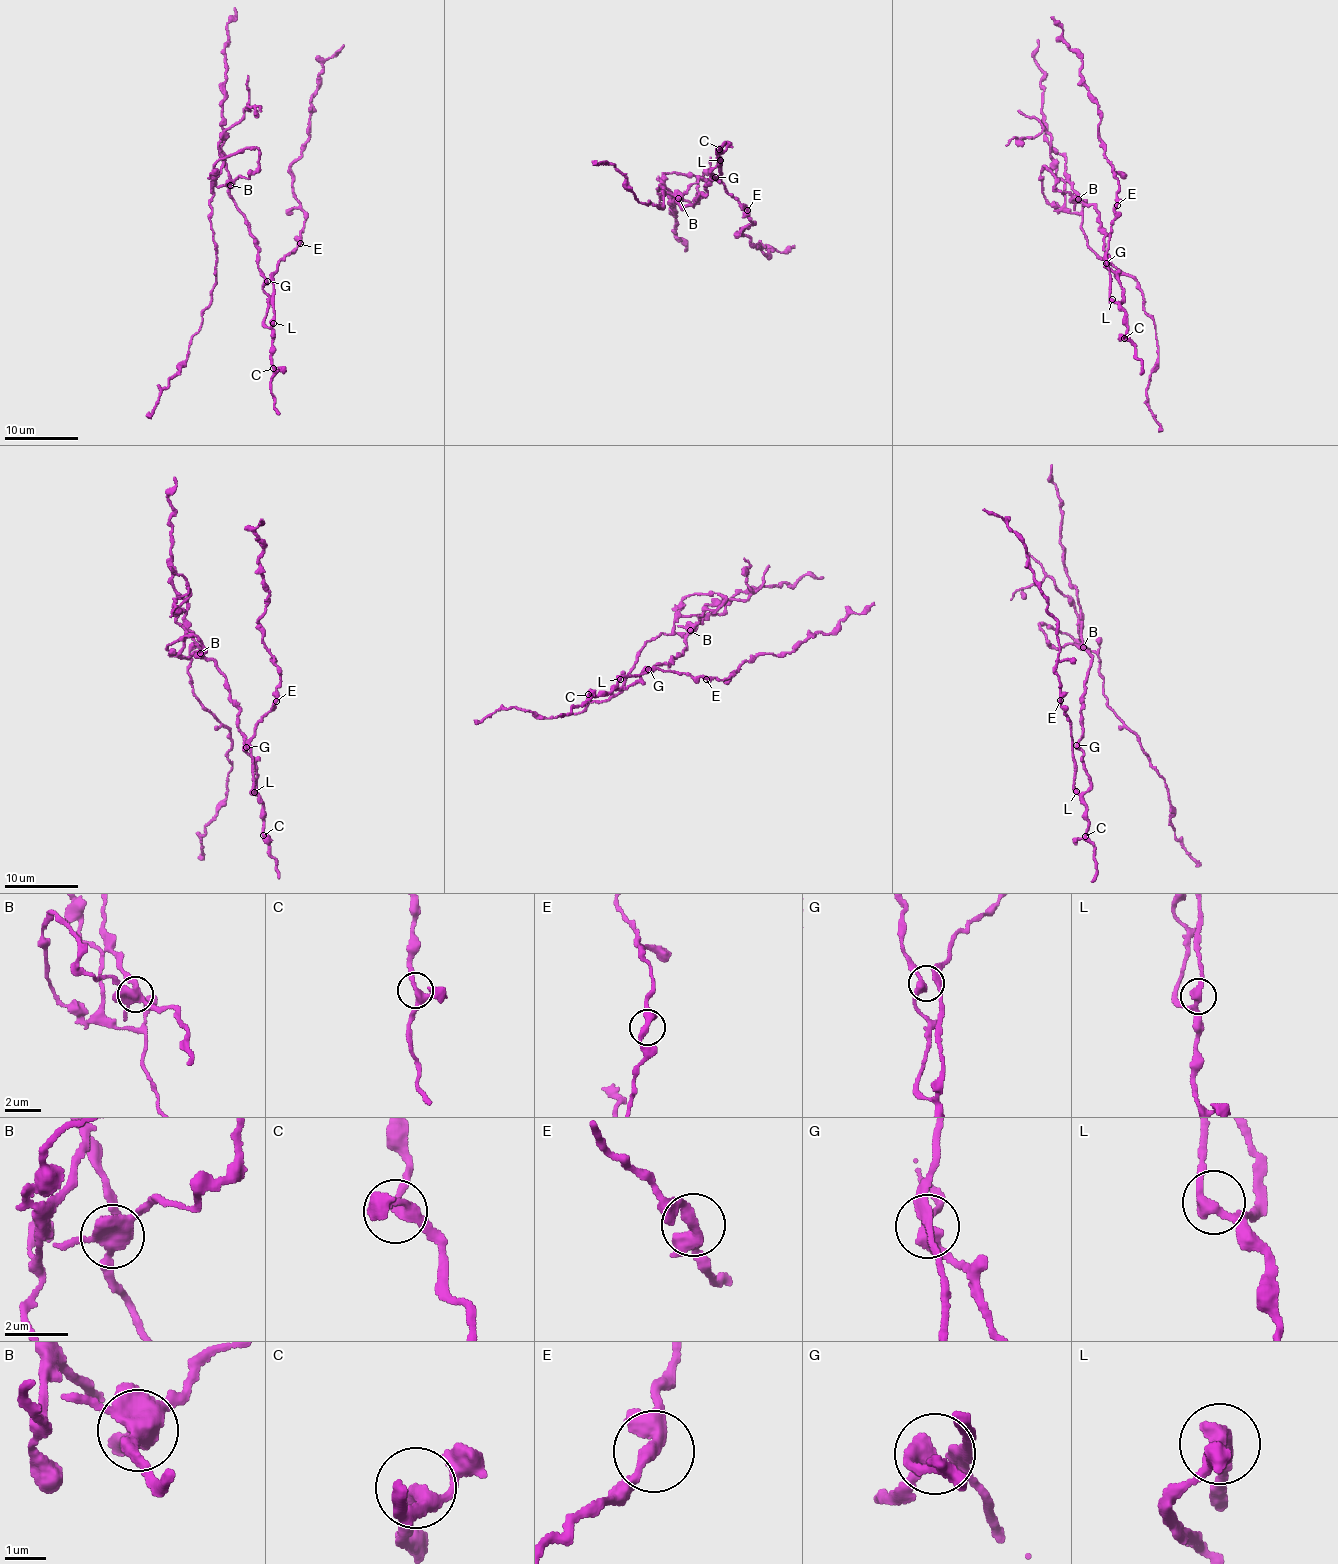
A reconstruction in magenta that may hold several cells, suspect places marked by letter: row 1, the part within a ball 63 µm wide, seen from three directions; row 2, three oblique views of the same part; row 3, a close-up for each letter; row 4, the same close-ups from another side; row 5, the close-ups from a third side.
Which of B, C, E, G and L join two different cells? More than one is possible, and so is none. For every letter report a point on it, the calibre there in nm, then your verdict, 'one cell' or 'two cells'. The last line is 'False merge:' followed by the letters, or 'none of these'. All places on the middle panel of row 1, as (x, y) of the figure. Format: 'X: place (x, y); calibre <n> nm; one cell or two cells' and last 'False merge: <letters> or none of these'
B: place (678, 198); calibre 480 nm; two cells
C: place (719, 149); calibre 280 nm; one cell
E: place (747, 210); calibre 280 nm; one cell
G: place (715, 177); calibre 320 nm; one cell
L: place (720, 160); calibre 260 nm; one cell
False merge: B

